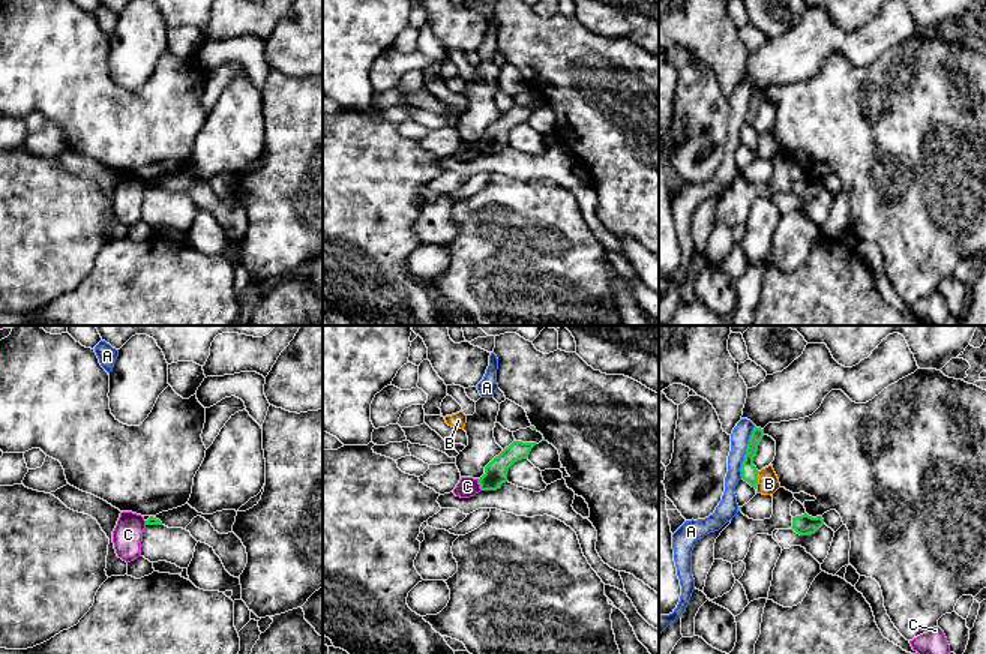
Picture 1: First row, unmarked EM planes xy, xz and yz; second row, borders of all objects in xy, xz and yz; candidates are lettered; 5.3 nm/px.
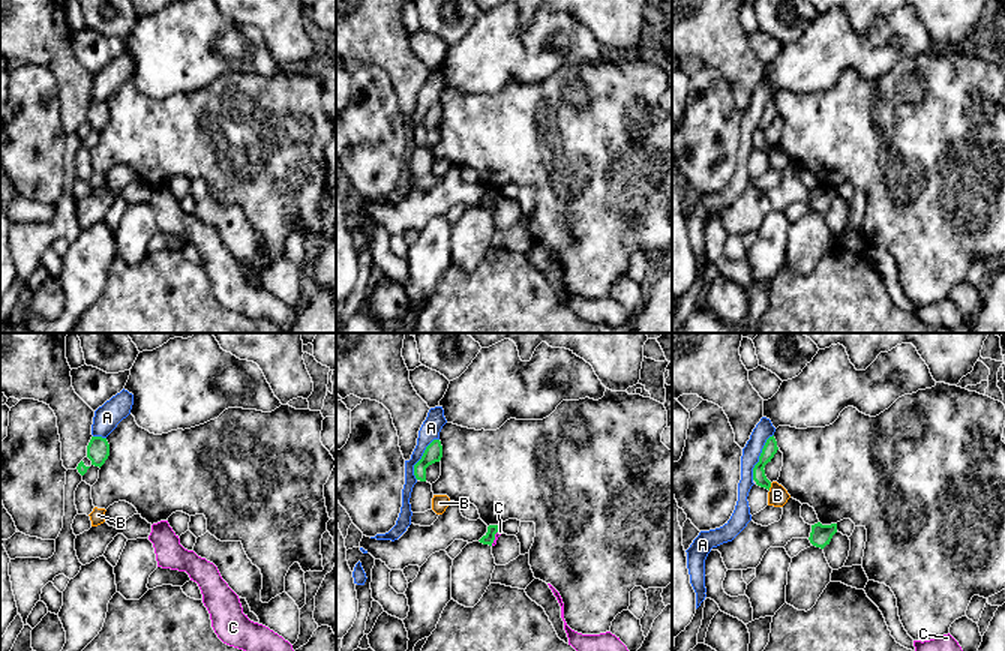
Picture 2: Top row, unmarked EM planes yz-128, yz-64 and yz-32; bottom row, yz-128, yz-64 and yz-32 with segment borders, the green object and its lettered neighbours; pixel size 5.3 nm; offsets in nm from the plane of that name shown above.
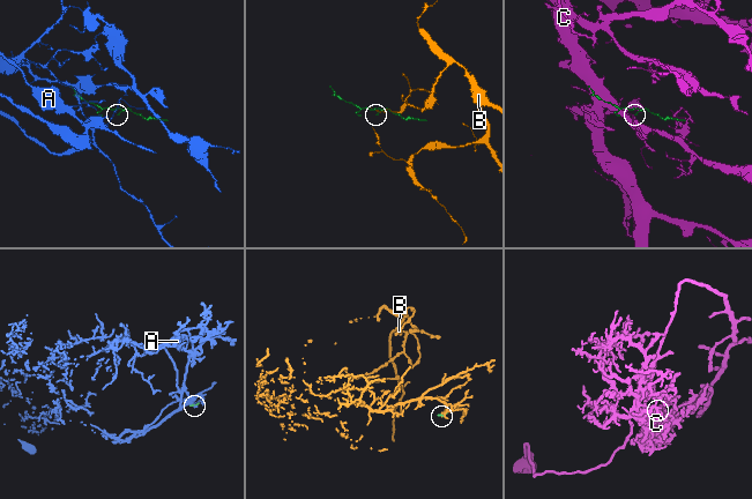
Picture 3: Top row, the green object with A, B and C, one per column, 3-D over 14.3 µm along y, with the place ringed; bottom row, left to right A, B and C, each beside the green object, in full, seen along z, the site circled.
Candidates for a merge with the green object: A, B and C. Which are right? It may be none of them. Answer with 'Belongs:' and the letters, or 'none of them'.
Belongs: none of them

